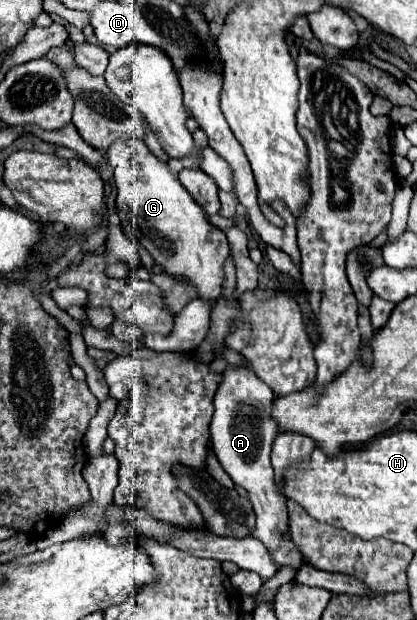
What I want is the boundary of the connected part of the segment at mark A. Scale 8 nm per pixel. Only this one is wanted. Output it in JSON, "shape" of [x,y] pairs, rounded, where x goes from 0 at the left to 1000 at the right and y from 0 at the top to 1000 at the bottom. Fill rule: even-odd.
{"shape":[[[549,592],[516,637],[516,666],[501,692],[506,692],[511,731],[520,734],[525,747],[549,763],[559,779],[588,785],[597,795],[597,805],[616,831],[616,853],[607,866],[635,876],[664,915],[703,915],[717,921],[731,911],[731,902],[722,889],[707,885],[707,876],[693,866],[688,805],[674,798],[669,785],[659,785],[655,753],[645,744],[650,715],[669,692],[659,689],[659,676],[650,676],[655,647],[659,647],[655,631],[602,595]]]}

